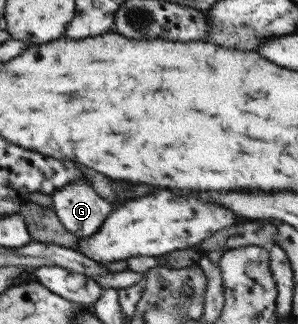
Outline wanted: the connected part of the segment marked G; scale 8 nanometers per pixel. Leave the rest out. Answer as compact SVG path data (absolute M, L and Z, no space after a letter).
M86 179L68 184L50 196L50 209L64 229L77 238L95 234L108 213L128 200L123 195L116 195L115 202L106 202L92 190Z

